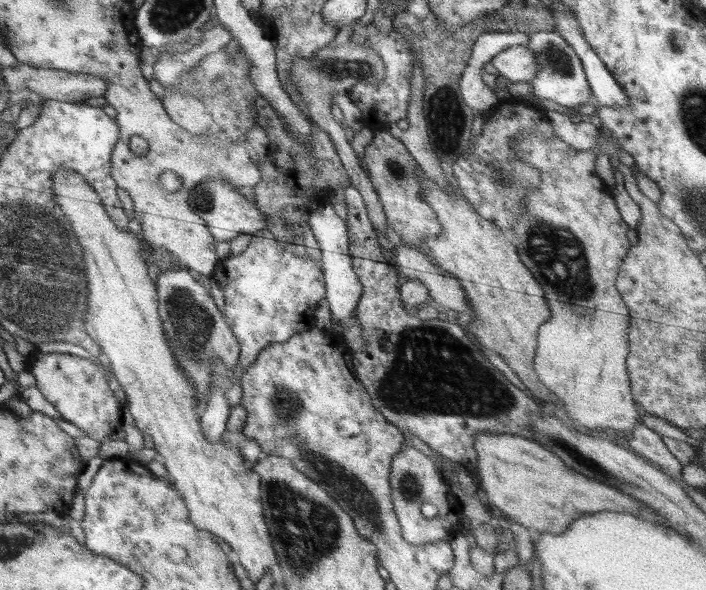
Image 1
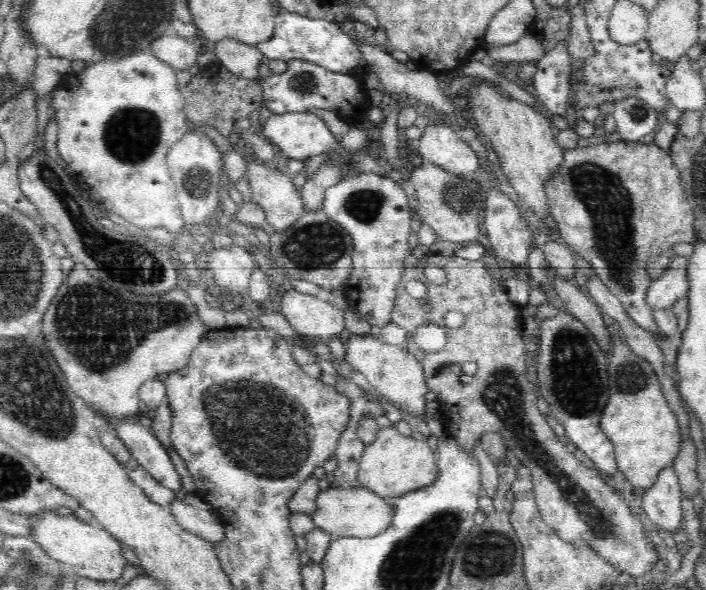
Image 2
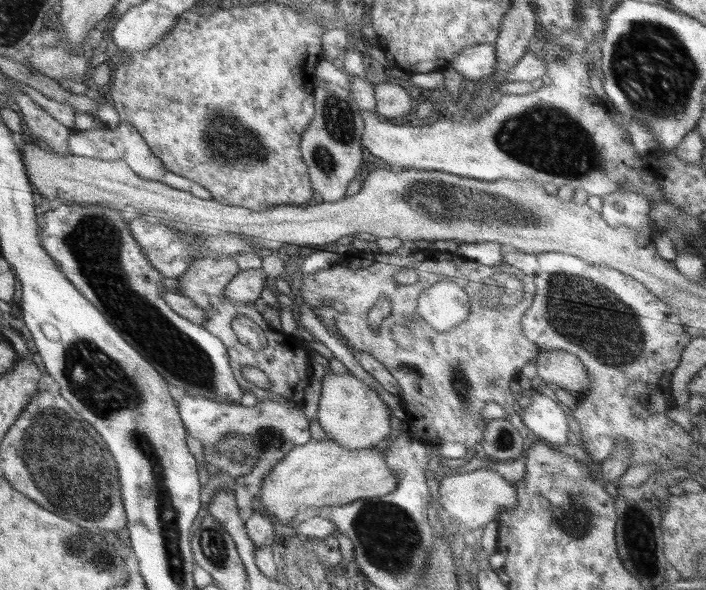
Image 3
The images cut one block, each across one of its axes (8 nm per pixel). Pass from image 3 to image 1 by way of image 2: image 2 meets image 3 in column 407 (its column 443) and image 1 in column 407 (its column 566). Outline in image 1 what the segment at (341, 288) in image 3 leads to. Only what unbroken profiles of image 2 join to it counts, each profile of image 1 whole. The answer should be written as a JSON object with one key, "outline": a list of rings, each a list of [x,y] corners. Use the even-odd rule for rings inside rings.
{"outline":[[[414,447],[402,450],[400,449],[392,459],[389,484],[391,486],[391,495],[393,509],[401,526],[402,536],[406,542],[410,544],[428,544],[430,542],[438,542],[439,540],[451,541],[452,538],[460,532],[462,528],[462,505],[457,496],[451,491],[450,483],[444,478],[439,467],[433,462],[429,456],[418,451]],[[426,502],[434,504],[438,509],[438,513],[433,518],[427,518],[420,511],[420,507]]]}

